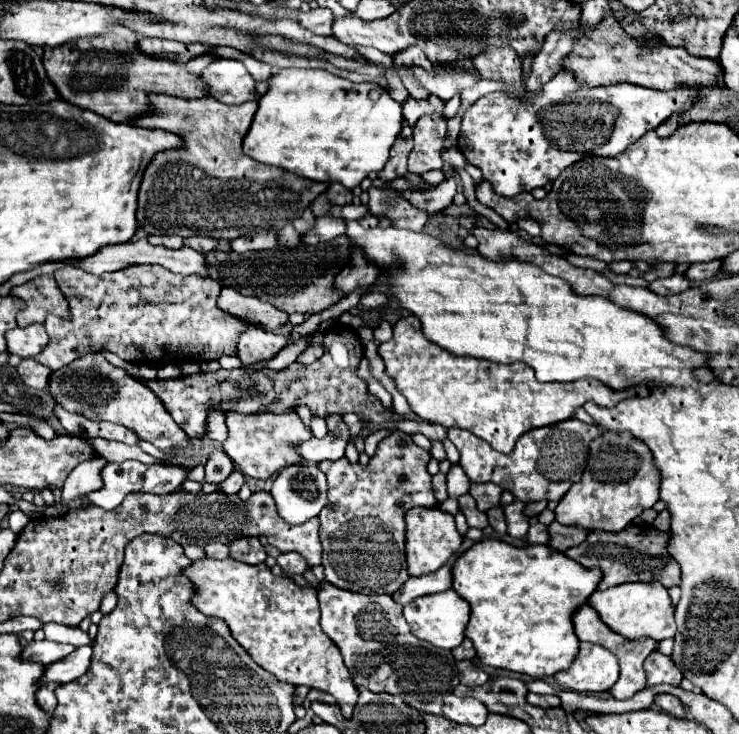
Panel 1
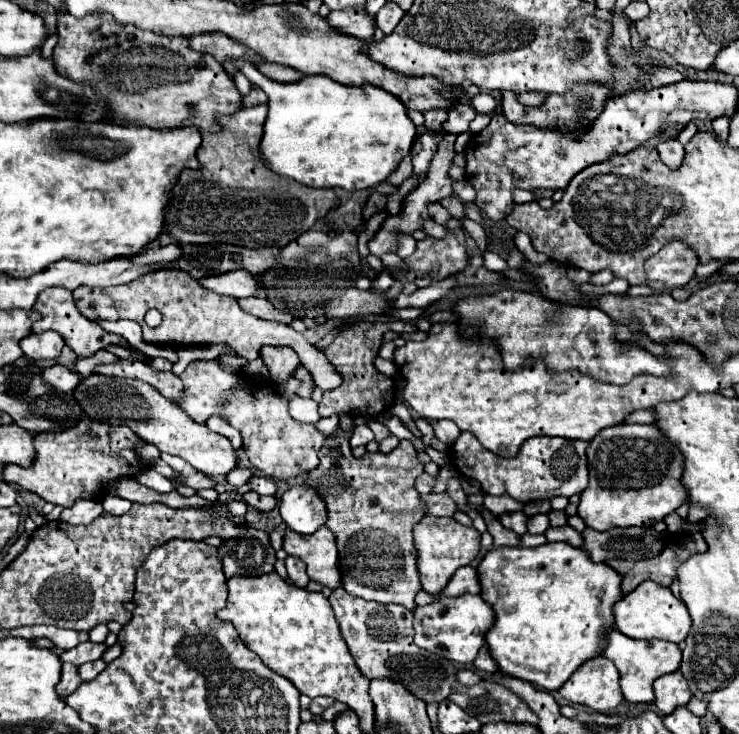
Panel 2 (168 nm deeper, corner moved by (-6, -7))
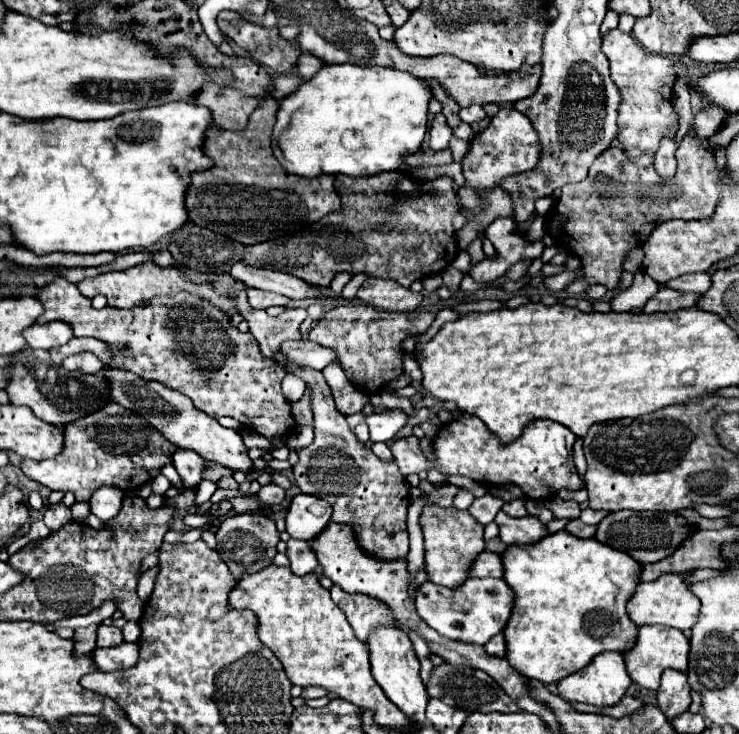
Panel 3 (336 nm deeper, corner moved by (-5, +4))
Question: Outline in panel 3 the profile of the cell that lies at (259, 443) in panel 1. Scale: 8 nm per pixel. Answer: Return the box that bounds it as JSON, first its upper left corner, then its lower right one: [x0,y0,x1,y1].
[37,277,295,439]

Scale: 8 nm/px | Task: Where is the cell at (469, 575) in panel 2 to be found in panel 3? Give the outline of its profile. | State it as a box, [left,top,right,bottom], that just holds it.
[469,551,503,577]

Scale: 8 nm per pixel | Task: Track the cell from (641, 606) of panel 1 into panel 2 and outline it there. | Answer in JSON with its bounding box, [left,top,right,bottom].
[614,582,692,642]

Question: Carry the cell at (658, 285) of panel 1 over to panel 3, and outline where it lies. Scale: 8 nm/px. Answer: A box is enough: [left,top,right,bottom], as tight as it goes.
[663,273,711,295]

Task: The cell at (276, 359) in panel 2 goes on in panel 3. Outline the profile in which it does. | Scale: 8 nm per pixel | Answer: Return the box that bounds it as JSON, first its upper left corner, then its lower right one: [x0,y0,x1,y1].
[281,341,337,371]

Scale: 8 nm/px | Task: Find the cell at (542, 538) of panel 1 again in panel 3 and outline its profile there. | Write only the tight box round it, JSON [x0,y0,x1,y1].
[567,519,595,537]

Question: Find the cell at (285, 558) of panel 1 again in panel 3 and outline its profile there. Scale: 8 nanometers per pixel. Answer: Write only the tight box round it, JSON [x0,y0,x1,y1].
[287,539,317,575]

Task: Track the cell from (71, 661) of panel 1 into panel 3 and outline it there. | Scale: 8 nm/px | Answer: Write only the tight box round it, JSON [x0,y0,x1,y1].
[91,643,139,671]

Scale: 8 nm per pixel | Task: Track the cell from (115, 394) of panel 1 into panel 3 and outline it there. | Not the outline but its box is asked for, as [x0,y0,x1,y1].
[103,367,253,473]

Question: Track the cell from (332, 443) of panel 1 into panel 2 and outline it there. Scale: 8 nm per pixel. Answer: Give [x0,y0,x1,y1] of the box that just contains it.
[350,424,374,448]

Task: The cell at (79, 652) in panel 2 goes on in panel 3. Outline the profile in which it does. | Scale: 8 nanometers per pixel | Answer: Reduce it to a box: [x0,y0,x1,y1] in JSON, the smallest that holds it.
[97,625,123,647]

